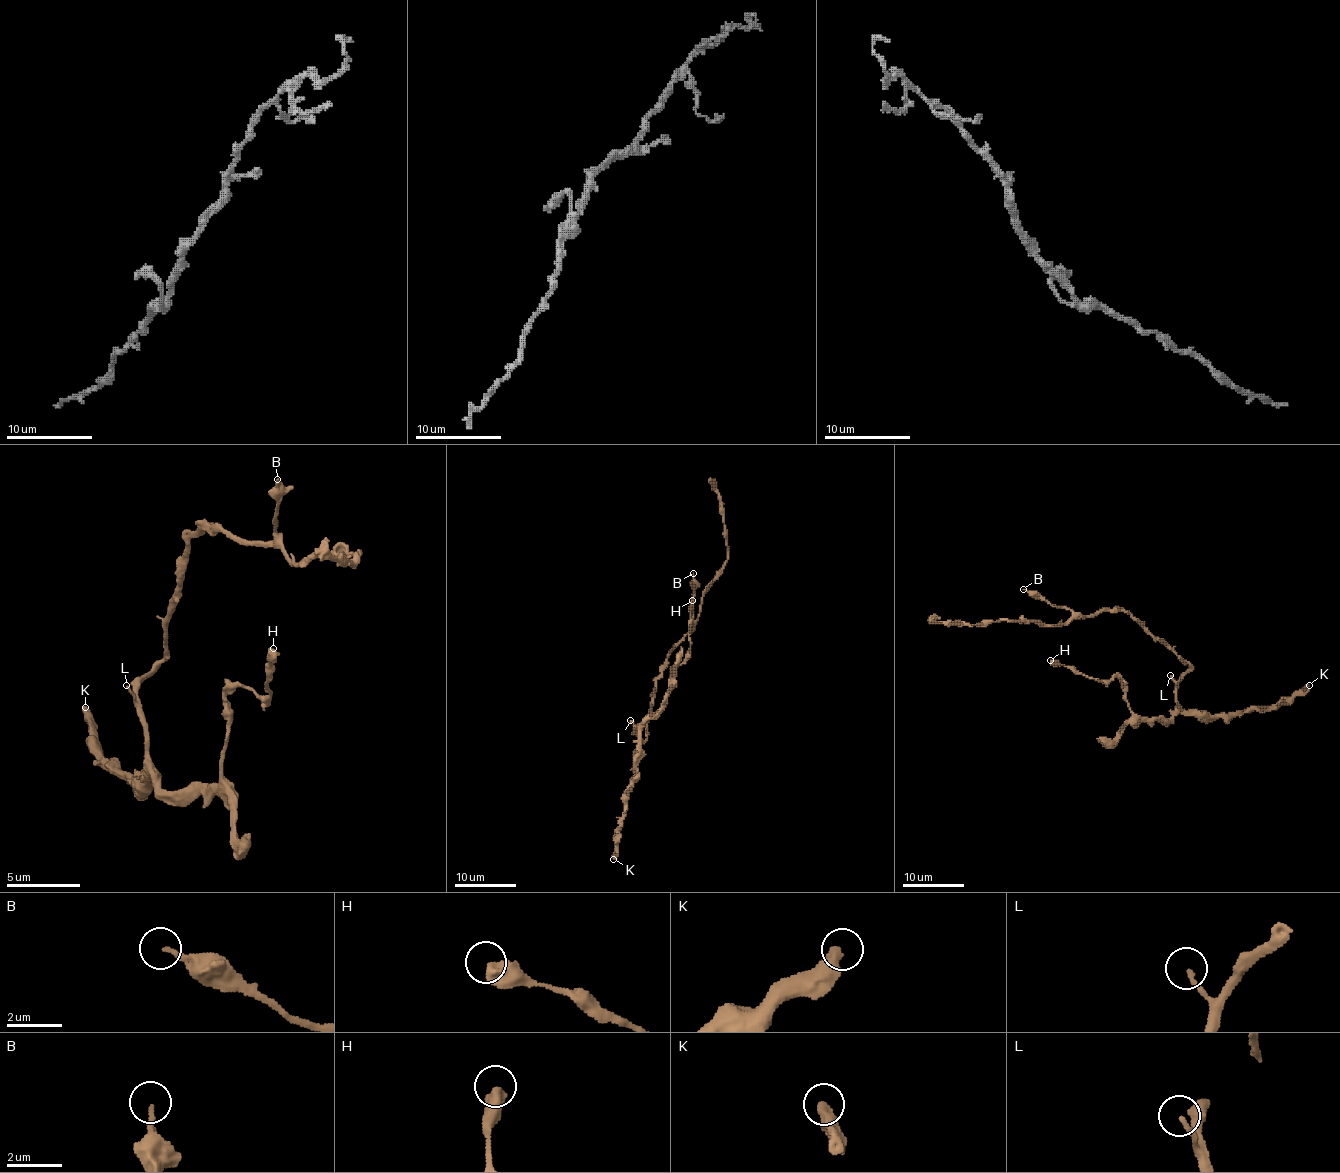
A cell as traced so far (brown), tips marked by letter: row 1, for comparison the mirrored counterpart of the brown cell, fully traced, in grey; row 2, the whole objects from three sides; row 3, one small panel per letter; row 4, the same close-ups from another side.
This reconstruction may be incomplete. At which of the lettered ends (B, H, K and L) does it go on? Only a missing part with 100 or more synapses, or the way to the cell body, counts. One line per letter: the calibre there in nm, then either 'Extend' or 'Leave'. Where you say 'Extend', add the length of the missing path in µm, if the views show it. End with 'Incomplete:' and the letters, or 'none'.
B: Thickness 170 nm. Leave
H: Thickness 550 nm. Leave
K: Thickness 460 nm. Leave
L: Thickness 150 nm. Leave
Incomplete: none

